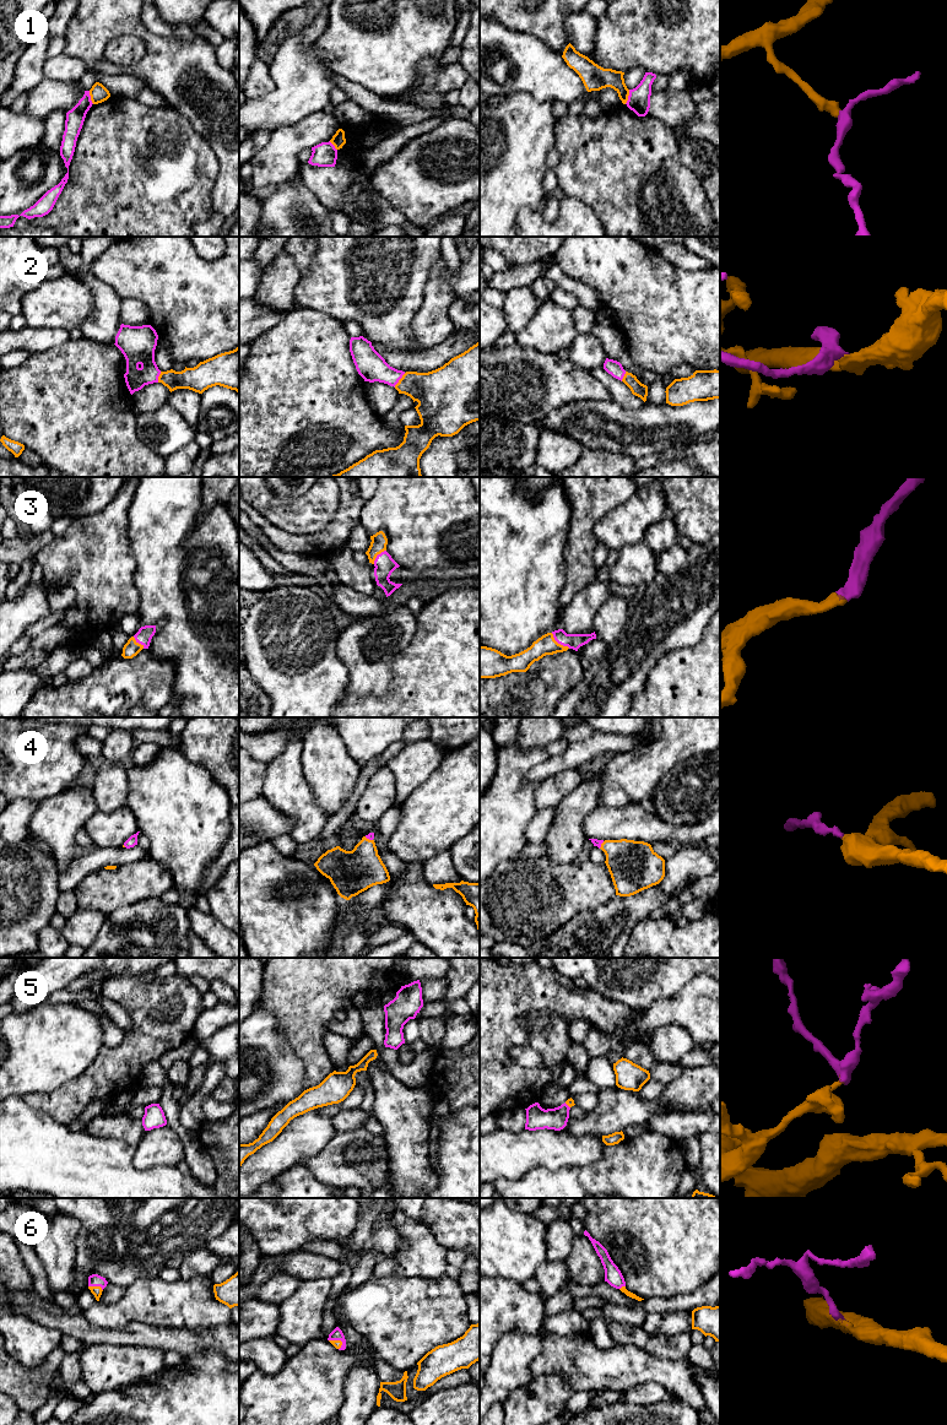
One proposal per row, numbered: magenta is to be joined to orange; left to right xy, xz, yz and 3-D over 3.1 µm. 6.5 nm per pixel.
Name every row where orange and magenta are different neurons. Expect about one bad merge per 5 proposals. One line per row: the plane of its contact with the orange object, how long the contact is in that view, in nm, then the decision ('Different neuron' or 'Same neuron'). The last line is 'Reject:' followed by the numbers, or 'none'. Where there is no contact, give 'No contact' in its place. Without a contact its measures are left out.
1: Touches orange in yz. Shared border 100 nm. Different neuron
2: Touches orange in xz. Shared border 120 nm. Same neuron
3: Touches orange in yz. Shared border 160 nm. Same neuron
4: Touches orange in xz. Shared border 60 nm. Same neuron
5: Touches orange in yz. Shared border 50 nm. Same neuron
6: Touches orange in xy. Shared border 100 nm. Same neuron
Reject: 1

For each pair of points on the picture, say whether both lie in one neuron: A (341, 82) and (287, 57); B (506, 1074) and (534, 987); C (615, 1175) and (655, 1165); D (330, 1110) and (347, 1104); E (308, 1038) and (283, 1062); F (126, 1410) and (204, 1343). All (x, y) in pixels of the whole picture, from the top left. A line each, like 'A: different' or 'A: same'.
A: different
B: same
C: same
D: same
E: different
F: different

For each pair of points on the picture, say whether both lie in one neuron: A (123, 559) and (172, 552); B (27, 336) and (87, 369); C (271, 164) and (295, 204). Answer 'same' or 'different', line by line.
A: different
B: different
C: different

